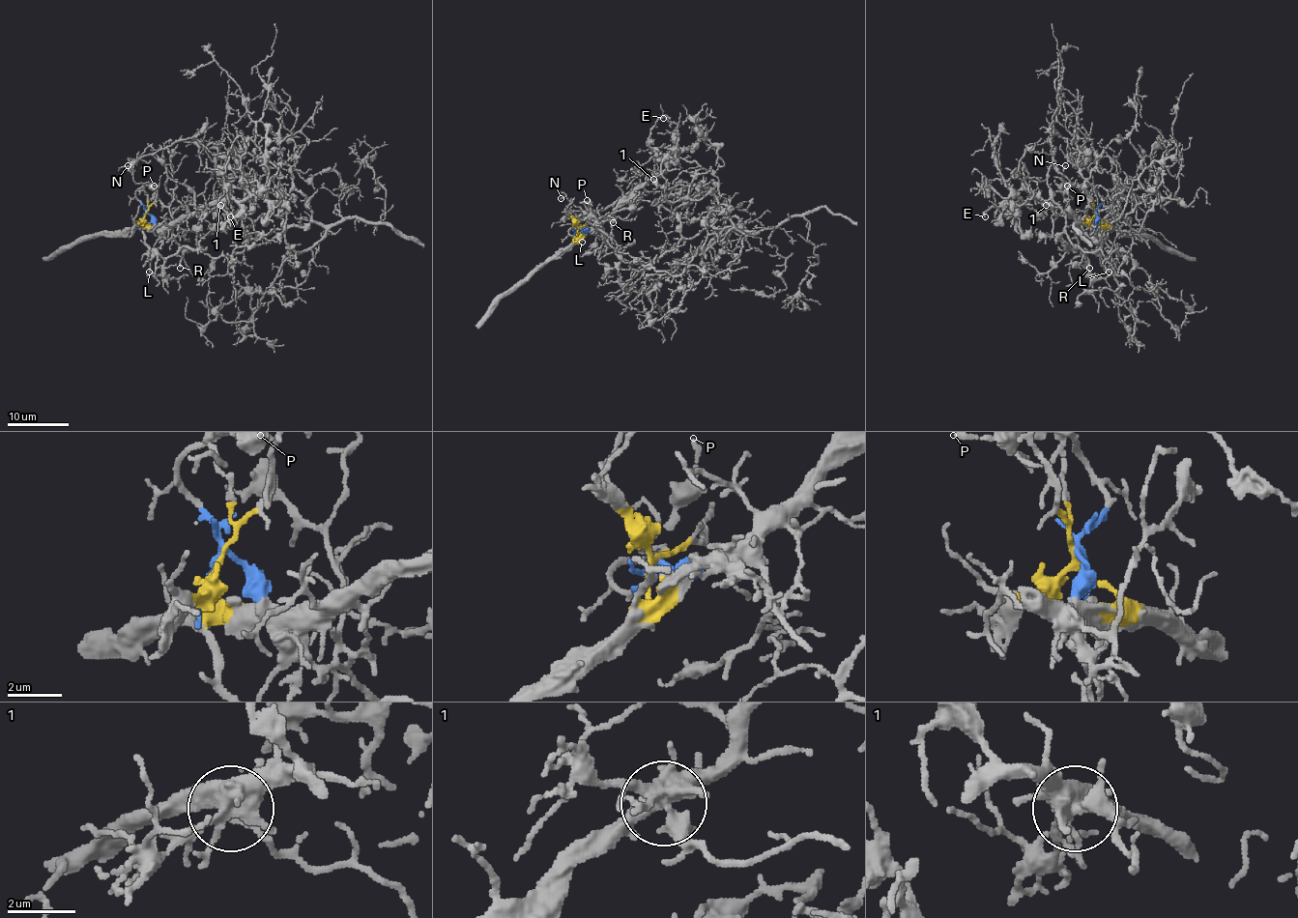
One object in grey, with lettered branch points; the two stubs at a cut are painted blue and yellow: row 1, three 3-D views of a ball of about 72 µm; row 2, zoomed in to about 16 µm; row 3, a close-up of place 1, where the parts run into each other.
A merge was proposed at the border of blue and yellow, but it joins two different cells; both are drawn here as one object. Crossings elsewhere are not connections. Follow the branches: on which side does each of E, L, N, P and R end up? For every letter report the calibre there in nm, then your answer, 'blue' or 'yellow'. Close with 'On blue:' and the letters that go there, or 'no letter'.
E: 190 nm thick; yellow
L: 140 nm thick; yellow
N: 140 nm thick; blue
P: 170 nm thick; blue
R: 170 nm thick; yellow
On blue: N, P

